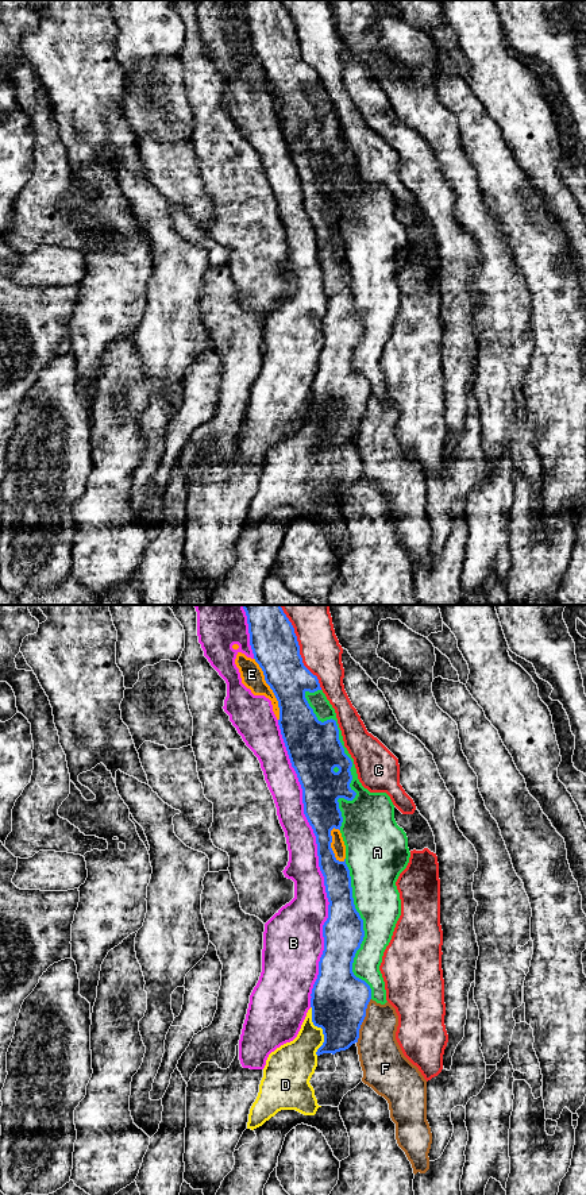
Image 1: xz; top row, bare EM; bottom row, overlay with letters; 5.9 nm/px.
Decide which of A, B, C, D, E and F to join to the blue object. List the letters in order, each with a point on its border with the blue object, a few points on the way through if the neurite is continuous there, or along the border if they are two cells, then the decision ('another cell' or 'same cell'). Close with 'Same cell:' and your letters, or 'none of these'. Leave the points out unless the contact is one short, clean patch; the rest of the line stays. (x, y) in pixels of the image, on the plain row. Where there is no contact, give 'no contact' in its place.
A: xz (350, 154) | another cell
B: xz (319, 258) | another cell
C: xz (299, 42) | another cell
D: xz (322, 423) | another cell
E: xz (270, 83) | another cell
F: xz (362, 416) | another cell
Same cell: none of these

